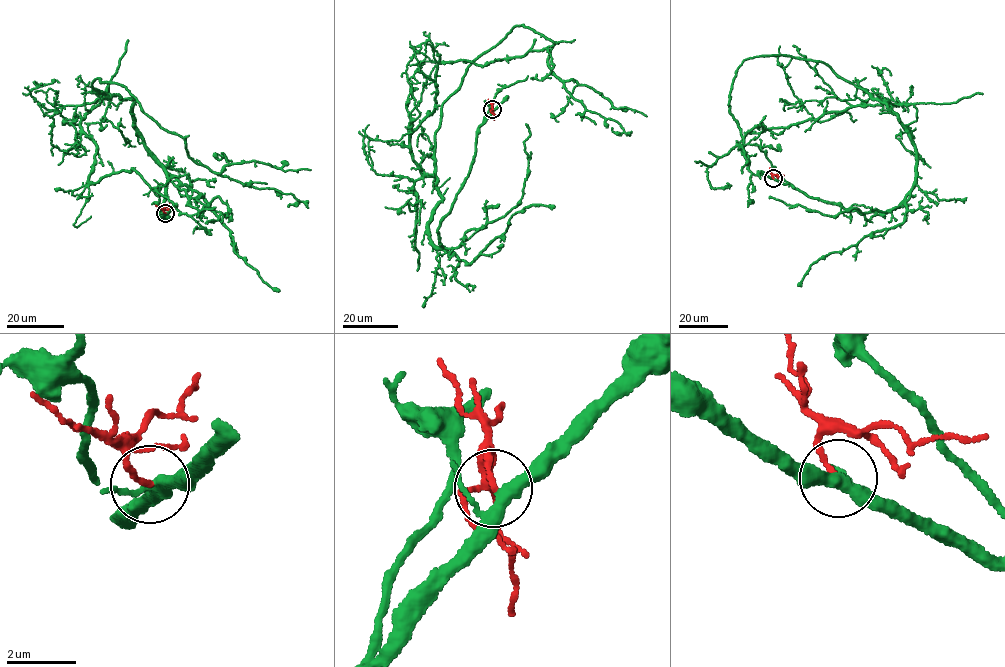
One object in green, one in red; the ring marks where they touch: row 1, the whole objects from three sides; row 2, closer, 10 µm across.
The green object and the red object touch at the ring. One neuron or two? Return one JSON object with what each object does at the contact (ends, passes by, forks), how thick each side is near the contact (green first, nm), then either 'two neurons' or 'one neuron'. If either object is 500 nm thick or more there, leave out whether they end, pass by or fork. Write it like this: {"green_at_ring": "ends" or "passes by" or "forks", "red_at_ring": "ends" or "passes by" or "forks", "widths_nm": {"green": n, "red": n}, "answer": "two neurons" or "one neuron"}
{"green_at_ring": "forks", "red_at_ring": "ends", "widths_nm": {"green": 280, "red": 150}, "answer": "two neurons"}

